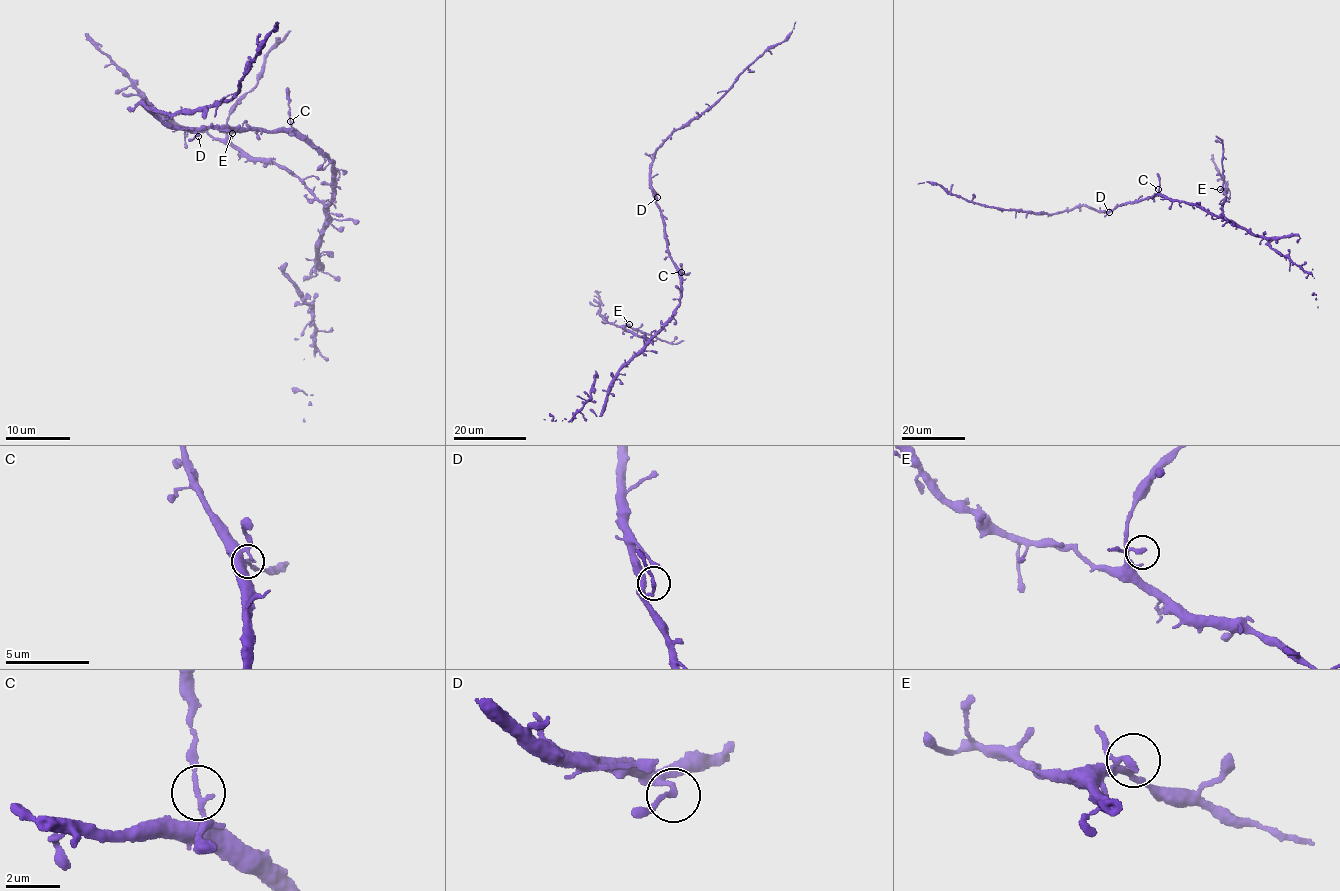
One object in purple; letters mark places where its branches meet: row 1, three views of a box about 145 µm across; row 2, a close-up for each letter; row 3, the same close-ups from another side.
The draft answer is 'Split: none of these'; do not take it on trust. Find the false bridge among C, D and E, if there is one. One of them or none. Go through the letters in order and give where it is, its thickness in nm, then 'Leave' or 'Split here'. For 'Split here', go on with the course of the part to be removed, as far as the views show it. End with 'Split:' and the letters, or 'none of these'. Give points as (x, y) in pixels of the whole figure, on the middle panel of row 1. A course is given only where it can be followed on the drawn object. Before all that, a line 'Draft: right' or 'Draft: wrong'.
Draft: wrong
C: Place: (681, 272). Thickness 170 nm. Split here
D: Place: (657, 197). Thickness 170 nm. Leave
E: Place: (629, 324). Thickness 190 nm. Leave
Split: C

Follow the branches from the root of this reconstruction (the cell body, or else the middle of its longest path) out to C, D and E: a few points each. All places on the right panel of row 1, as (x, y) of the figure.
C: (1137, 200), (1158, 195), (1158, 189)
D: (1137, 200), (1117, 205), (1109, 212)
E: (1137, 200), (1160, 195), (1195, 203), (1222, 215), (1226, 197), (1220, 189)

